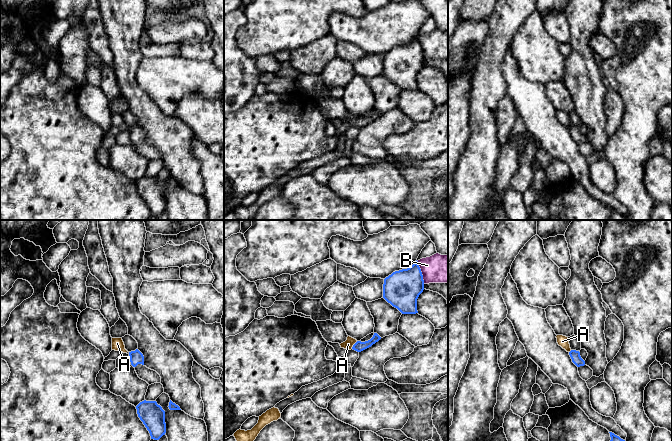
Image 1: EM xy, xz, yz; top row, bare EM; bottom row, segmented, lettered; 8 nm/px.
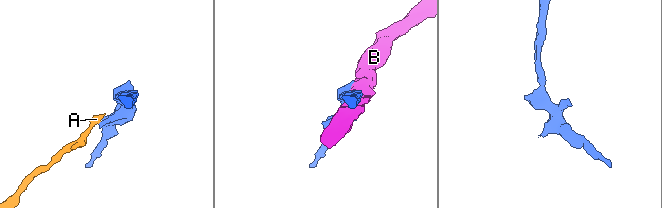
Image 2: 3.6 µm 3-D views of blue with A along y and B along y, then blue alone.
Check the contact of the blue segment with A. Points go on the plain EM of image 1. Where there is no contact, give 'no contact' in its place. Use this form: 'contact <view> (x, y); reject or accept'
contact xz (353, 121); reject

